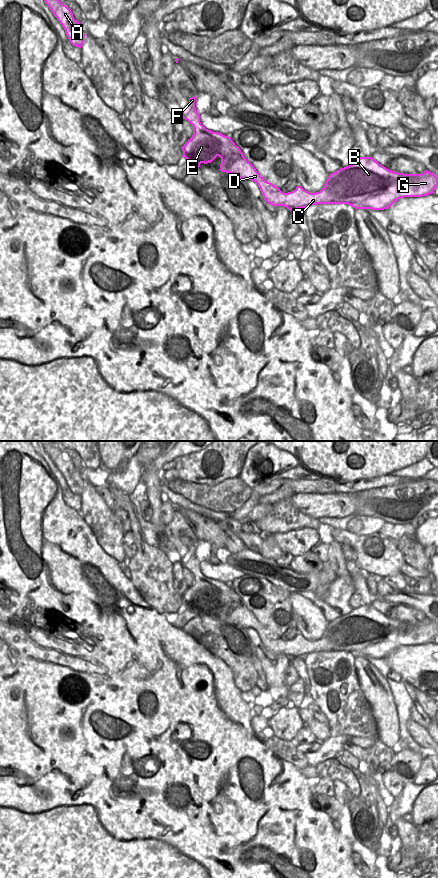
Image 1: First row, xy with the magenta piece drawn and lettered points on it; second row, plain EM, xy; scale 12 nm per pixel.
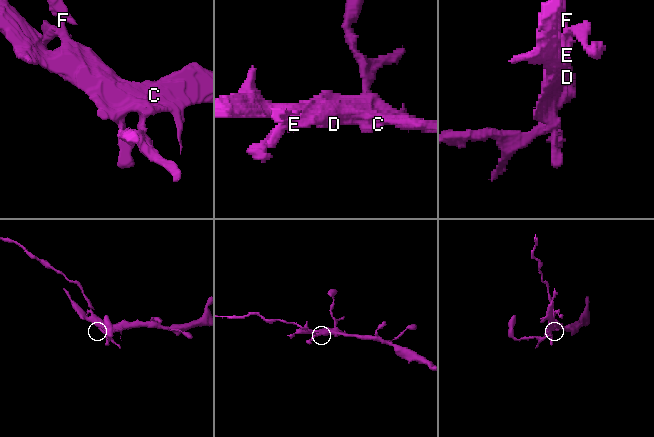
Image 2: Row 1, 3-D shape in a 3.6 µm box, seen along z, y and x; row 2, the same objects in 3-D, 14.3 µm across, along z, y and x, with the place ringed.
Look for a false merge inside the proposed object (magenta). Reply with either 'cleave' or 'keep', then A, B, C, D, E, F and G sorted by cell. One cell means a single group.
cleave; groups A B C D E G / F

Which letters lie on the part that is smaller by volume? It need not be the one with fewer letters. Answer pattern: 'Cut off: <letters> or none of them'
Cut off: F

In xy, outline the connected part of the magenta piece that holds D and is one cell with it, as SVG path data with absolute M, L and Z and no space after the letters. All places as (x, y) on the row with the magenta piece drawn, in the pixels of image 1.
M184 108L180 111L183 119L193 126L193 135L181 147L182 157L198 168L201 163L211 163L217 156L221 158L220 171L230 173L243 181L254 181L263 195L264 200L272 206L284 206L287 209L296 210L317 204L348 204L355 209L388 209L395 201L404 197L422 197L432 194L438 185L438 178L425 170L421 174L404 174L393 172L380 165L372 157L360 157L349 166L340 168L329 174L323 188L316 193L304 190L300 185L295 190L284 193L278 187L264 180L253 165L247 161L238 146L230 137L218 132L206 129L200 122L200 116L196 108Z

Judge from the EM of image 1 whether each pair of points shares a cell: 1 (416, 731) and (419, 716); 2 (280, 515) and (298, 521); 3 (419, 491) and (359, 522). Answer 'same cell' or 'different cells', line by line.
1: different cells
2: same cell
3: different cells

